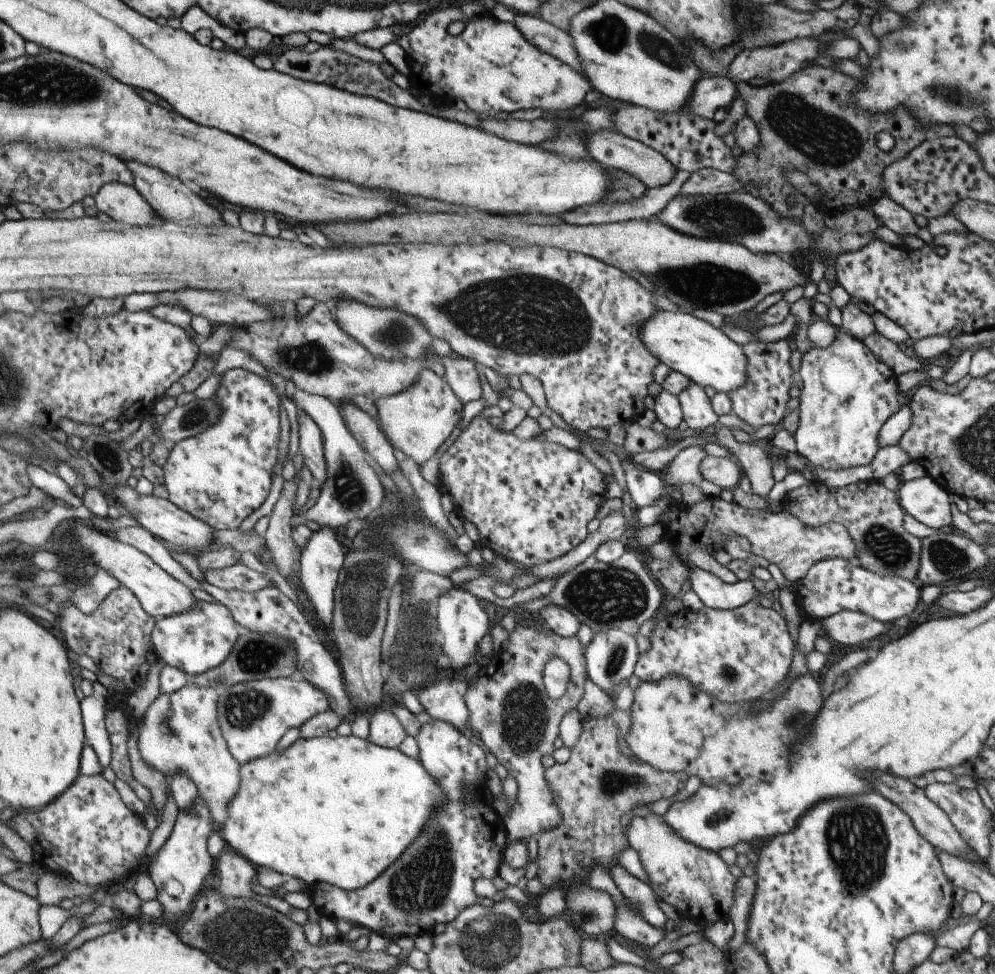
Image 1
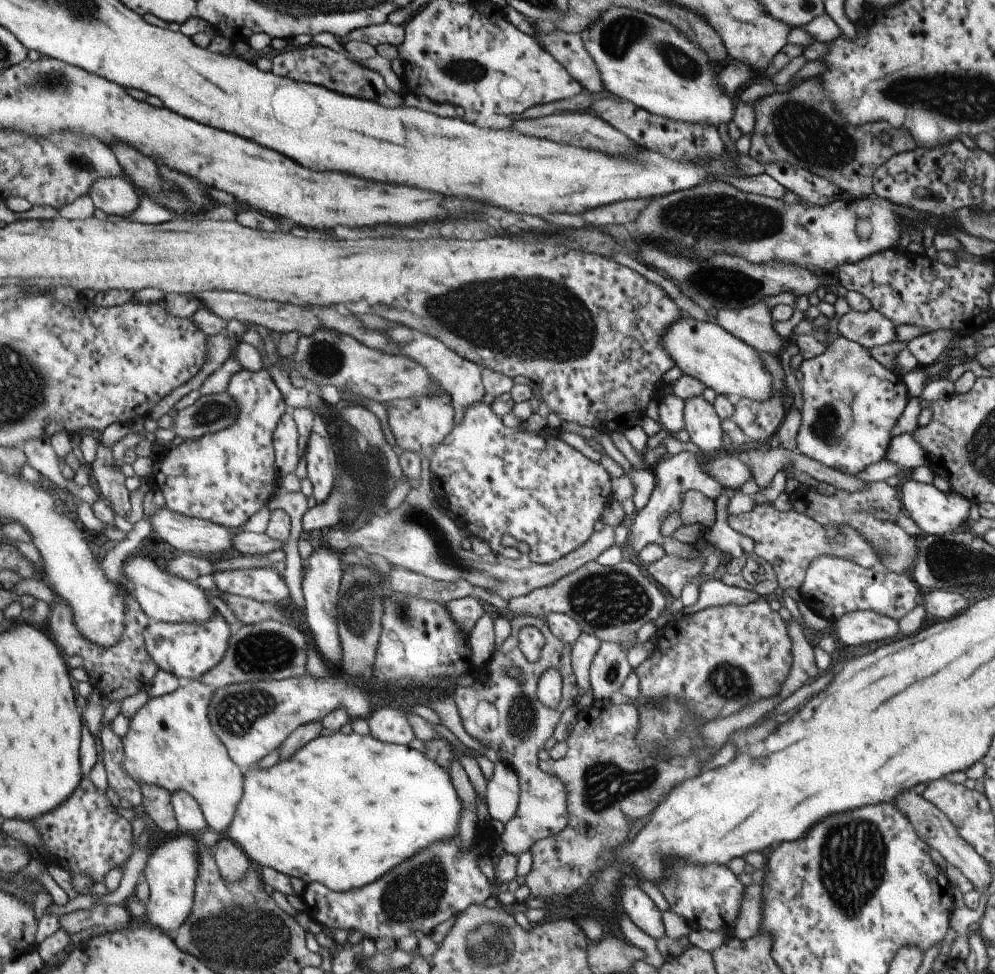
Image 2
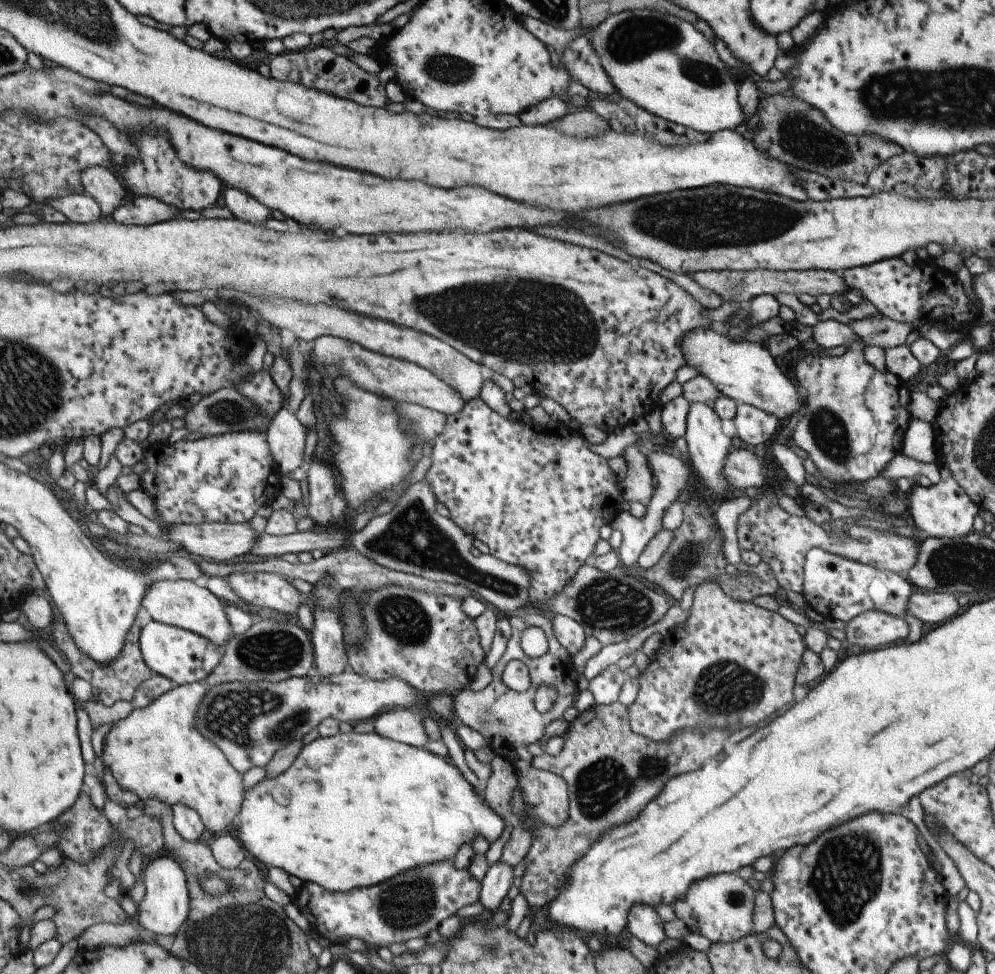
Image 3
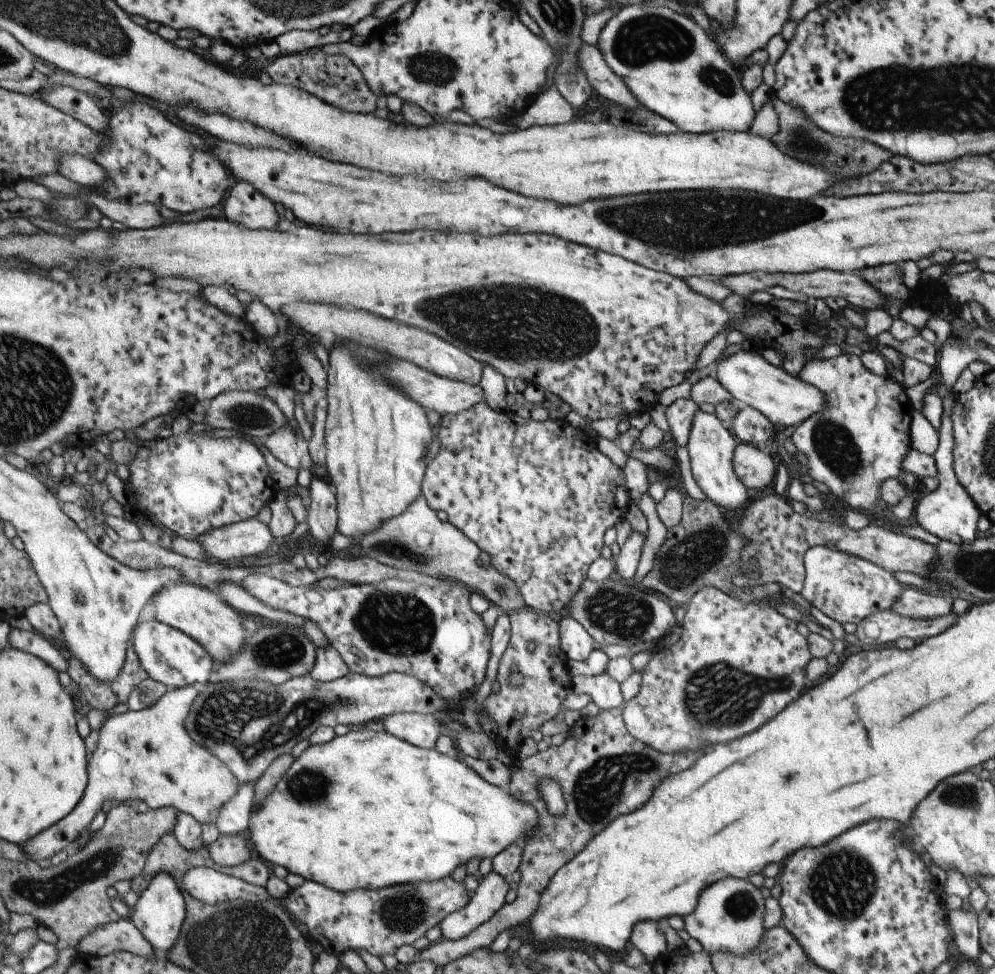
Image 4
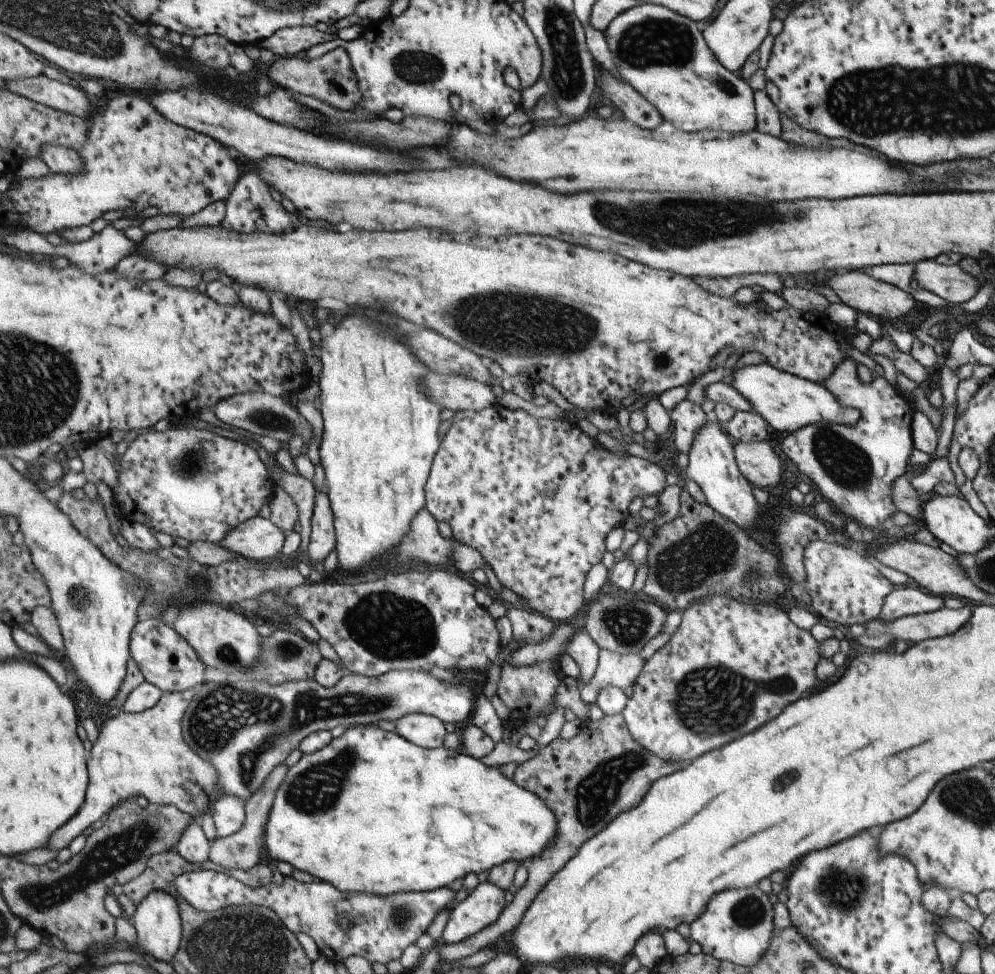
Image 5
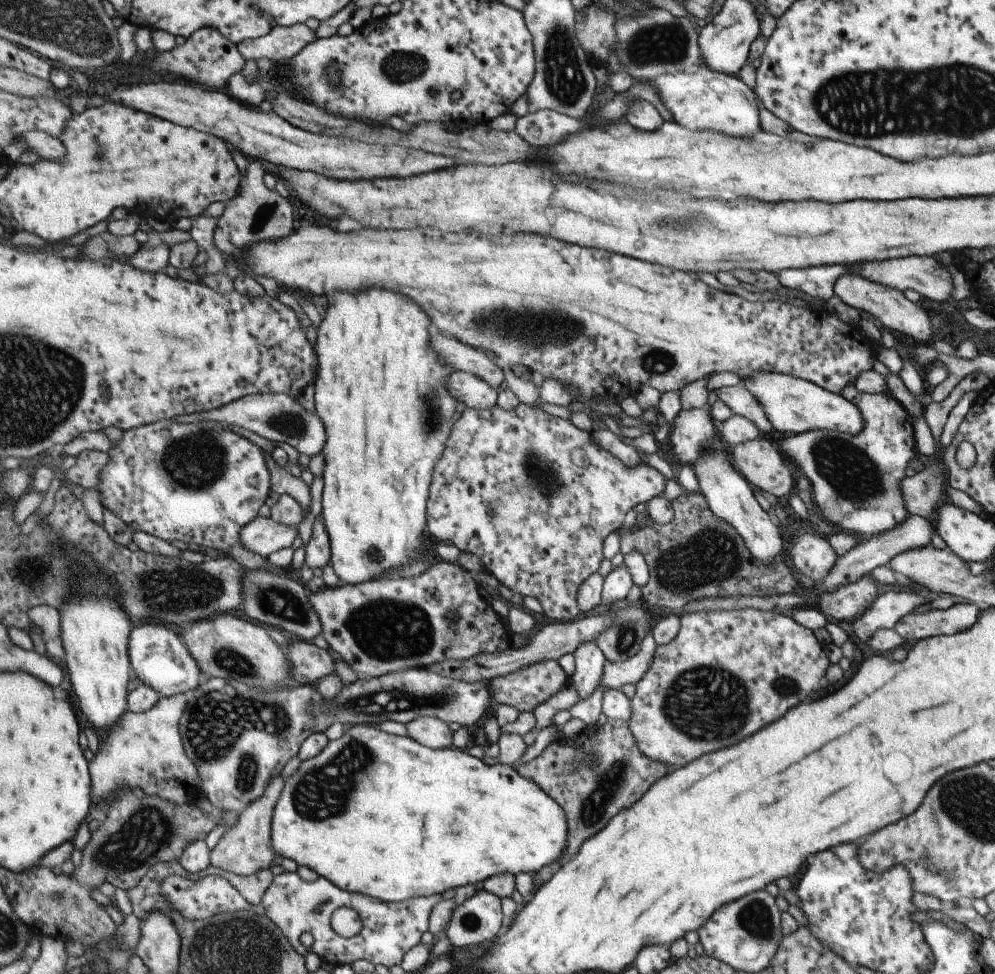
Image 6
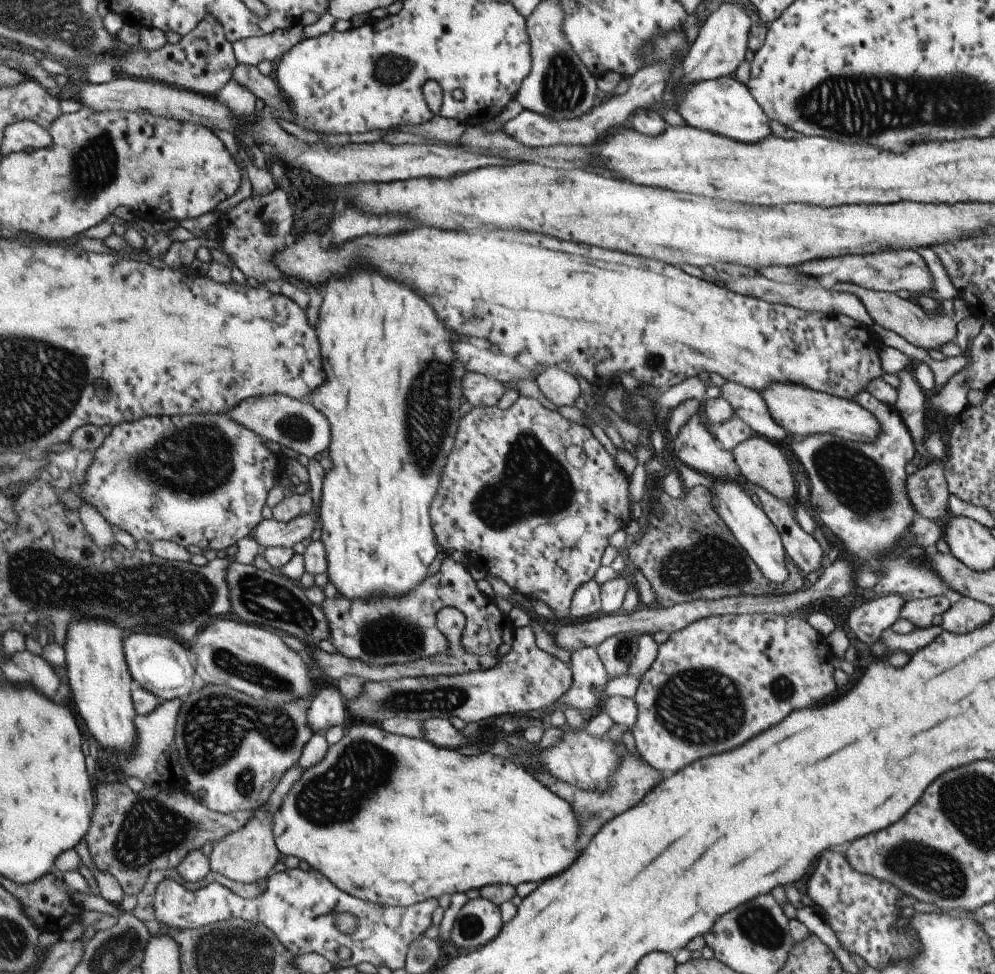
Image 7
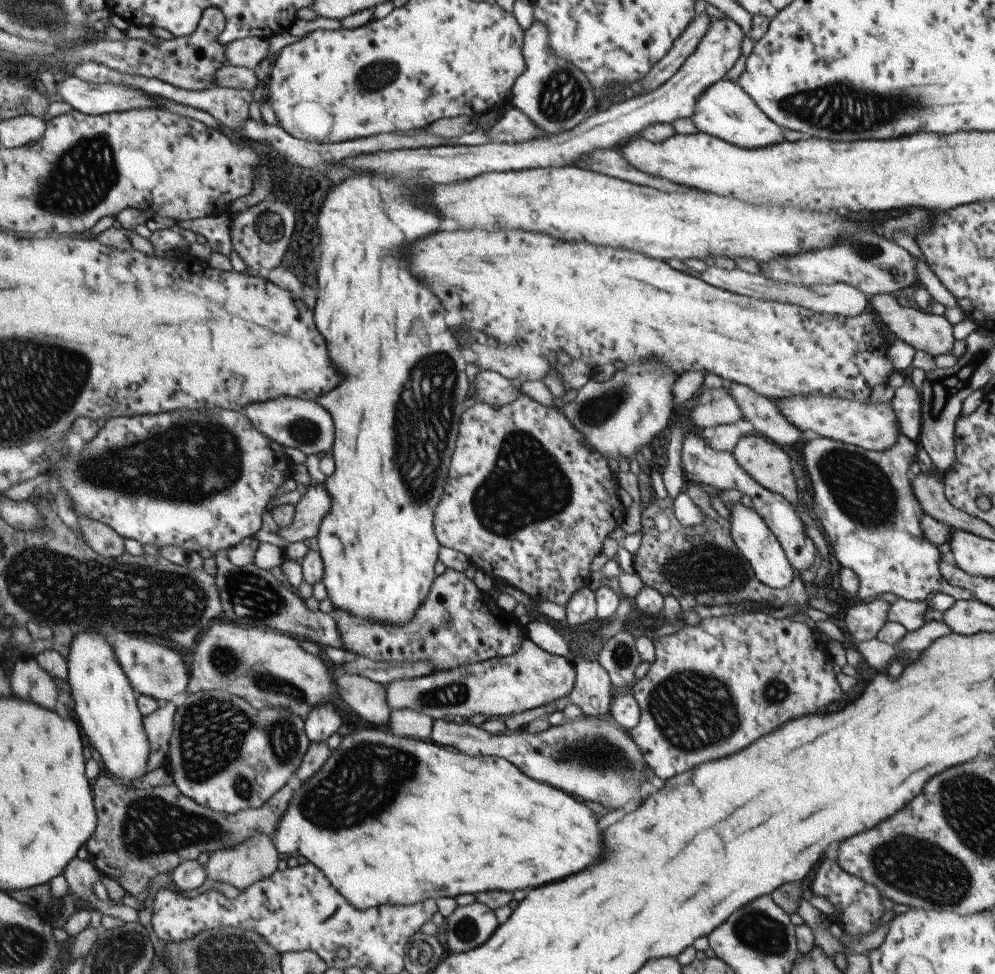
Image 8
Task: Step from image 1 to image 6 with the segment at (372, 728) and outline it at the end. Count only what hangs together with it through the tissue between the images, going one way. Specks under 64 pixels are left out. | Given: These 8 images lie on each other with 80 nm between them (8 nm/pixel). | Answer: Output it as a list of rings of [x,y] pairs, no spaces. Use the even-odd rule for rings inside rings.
[[[420,716],[406,722],[405,735],[424,747],[442,749],[451,747],[451,734],[447,724],[435,717]]]

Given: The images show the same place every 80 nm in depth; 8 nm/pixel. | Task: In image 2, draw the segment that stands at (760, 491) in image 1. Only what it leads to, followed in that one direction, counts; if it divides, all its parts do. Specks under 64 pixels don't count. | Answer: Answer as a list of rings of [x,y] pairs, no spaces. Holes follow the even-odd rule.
[[[770,447],[769,450],[765,448],[753,448],[747,449],[742,453],[743,458],[745,458],[745,464],[750,472],[750,478],[755,481],[755,484],[758,486],[759,490],[767,488],[768,482],[773,478],[773,475],[778,470],[785,470],[793,468],[798,476],[804,479],[807,476],[811,476],[817,481],[826,482],[831,484],[835,489],[841,489],[842,491],[847,492],[847,494],[853,494],[853,492],[866,487],[867,483],[863,483],[862,480],[856,479],[853,475],[849,473],[844,473],[838,470],[833,470],[832,468],[827,468],[825,465],[819,464],[817,461],[803,456],[797,449],[788,450],[783,449],[782,447]]]

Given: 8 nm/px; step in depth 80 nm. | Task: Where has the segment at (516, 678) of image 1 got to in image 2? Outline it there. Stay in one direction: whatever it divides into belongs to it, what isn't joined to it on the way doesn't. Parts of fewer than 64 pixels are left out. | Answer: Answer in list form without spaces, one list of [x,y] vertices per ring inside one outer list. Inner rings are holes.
[[[515,615],[510,620],[509,636],[493,651],[492,657],[478,669],[475,681],[470,686],[463,687],[457,685],[454,690],[452,697],[454,698],[461,724],[466,730],[466,733],[469,734],[471,738],[478,740],[479,743],[494,749],[500,761],[509,766],[515,773],[518,782],[518,803],[516,804],[515,812],[502,826],[502,832],[499,834],[502,850],[505,853],[519,856],[521,852],[530,848],[536,840],[550,837],[552,834],[559,833],[560,830],[565,828],[567,811],[564,786],[555,777],[549,776],[539,768],[537,752],[543,748],[545,740],[553,734],[553,728],[555,728],[555,724],[557,724],[561,712],[577,702],[577,683],[573,675],[573,669],[571,668],[570,658],[571,645],[555,638],[548,629],[545,620],[529,615]],[[523,626],[533,626],[533,628],[537,628],[544,638],[544,644],[535,662],[528,662],[517,647],[517,634],[519,634],[519,630],[521,630]],[[511,665],[519,668],[519,680],[507,675],[506,669]],[[547,669],[557,669],[560,672],[562,680],[562,695],[559,704],[555,707],[546,707],[543,703],[540,703],[536,695],[538,680],[542,672]]]

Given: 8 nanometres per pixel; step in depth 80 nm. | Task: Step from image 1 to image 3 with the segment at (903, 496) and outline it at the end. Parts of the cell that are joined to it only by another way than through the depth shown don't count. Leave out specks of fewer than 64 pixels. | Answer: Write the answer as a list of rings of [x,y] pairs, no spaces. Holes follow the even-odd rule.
[[[937,454],[935,464],[939,466],[940,479],[938,483],[923,487],[913,482],[907,496],[907,514],[911,516],[914,526],[928,537],[960,537],[973,530],[973,517],[978,507],[973,504],[961,487],[953,480],[951,473],[946,469],[944,459]]]

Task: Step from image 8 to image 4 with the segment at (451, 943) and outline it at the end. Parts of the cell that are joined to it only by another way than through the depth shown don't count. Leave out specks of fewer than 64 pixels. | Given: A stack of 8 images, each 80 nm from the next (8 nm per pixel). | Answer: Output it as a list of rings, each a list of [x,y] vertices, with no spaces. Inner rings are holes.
[[[493,870],[488,872],[478,882],[467,904],[462,909],[449,913],[438,924],[441,938],[457,940],[489,920],[505,904],[509,881]]]

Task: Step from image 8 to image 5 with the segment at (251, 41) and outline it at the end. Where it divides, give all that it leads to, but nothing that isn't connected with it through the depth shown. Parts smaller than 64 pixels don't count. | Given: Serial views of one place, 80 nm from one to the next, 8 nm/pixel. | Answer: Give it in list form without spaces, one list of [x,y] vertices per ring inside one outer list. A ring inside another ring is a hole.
[[[289,27],[275,31],[269,38],[259,41],[258,49],[267,49],[276,57],[297,57],[312,46],[337,38],[335,33],[317,31],[315,27]]]

